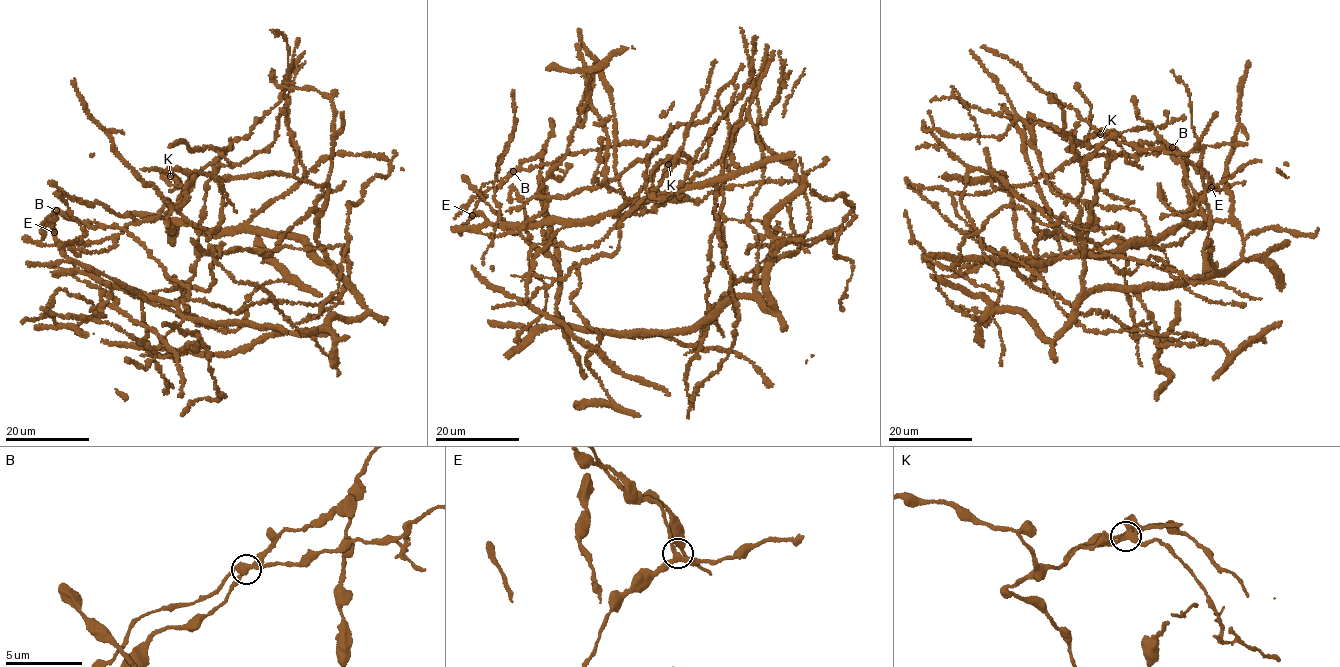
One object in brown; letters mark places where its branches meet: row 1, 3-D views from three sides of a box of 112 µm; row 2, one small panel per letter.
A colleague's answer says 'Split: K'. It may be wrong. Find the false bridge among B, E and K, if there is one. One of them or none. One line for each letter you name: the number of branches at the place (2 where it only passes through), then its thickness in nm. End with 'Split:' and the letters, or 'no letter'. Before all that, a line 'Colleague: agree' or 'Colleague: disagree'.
Colleague: agree
K: 4 branches meet; 320 nm thick
Split: K

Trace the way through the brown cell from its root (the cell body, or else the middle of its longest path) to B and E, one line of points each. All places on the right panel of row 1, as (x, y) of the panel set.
B: (1024, 201), (1037, 235), (1078, 238), (1083, 254), (1149, 241), (1182, 221), (1209, 188), (1172, 147)
E: (1024, 201), (1033, 206), (1037, 235), (1078, 238), (1089, 255), (1175, 227), (1211, 187)

